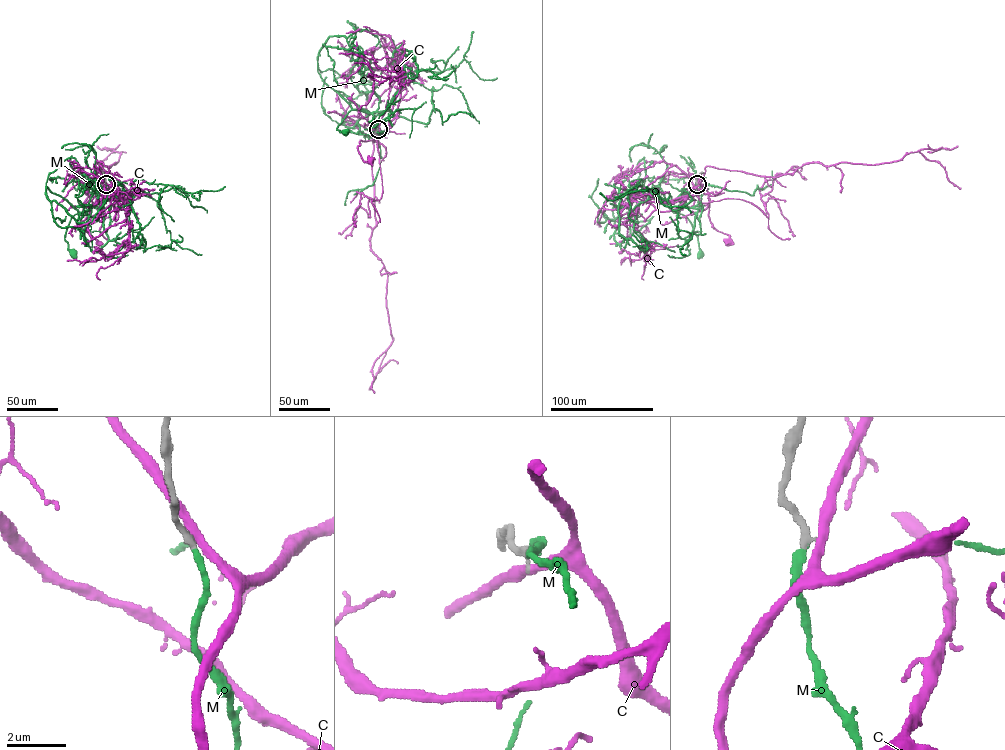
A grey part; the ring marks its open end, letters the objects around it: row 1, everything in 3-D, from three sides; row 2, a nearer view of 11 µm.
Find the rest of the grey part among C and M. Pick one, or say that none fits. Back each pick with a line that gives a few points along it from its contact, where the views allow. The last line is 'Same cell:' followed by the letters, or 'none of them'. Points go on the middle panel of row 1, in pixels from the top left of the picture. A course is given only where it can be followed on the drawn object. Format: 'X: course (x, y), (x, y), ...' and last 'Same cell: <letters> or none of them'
M: course (378, 129), (376, 133), (372, 113), (351, 109), (336, 129), (346, 132)
Same cell: M

